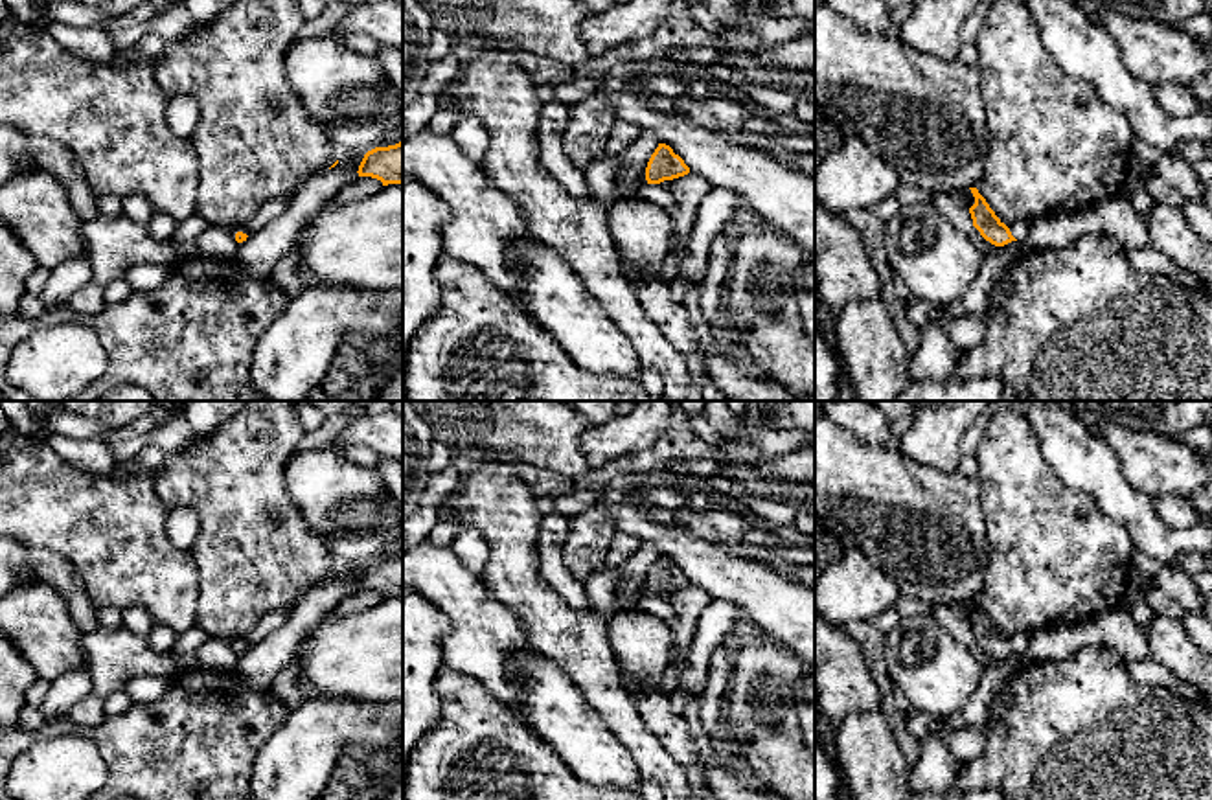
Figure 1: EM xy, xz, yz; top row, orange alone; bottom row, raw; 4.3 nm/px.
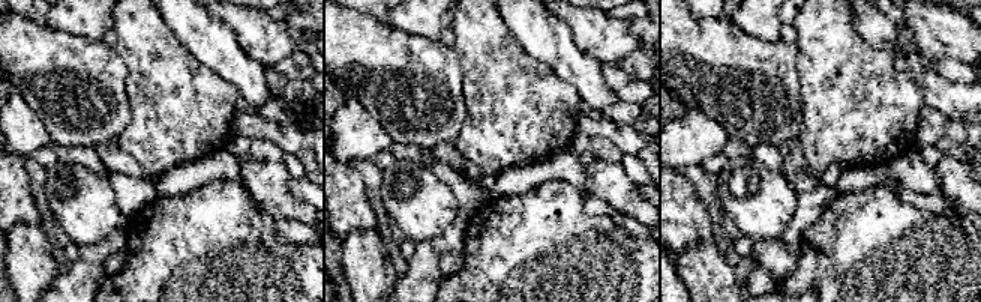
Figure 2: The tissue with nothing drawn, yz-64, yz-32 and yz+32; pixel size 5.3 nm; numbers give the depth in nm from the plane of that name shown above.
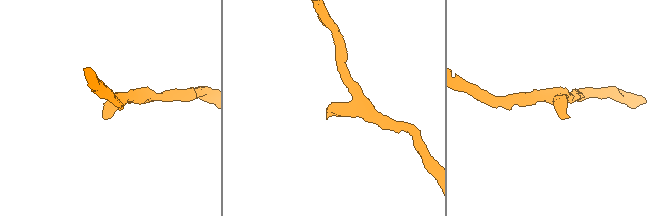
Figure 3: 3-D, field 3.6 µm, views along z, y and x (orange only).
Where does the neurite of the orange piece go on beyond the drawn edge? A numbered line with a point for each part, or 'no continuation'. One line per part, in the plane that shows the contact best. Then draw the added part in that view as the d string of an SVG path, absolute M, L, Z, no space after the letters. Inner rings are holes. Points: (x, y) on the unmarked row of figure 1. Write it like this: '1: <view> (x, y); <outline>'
1: yz (1019, 642); M1023 631L1023 633L1017 633L1017 634L1012 634L1008 640L1012 644L1012 647L1023 655L1032 640L1032 631Z

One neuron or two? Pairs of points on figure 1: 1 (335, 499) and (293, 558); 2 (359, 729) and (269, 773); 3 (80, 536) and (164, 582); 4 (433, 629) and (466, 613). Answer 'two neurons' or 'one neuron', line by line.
1: two neurons
2: one neuron
3: one neuron
4: two neurons

